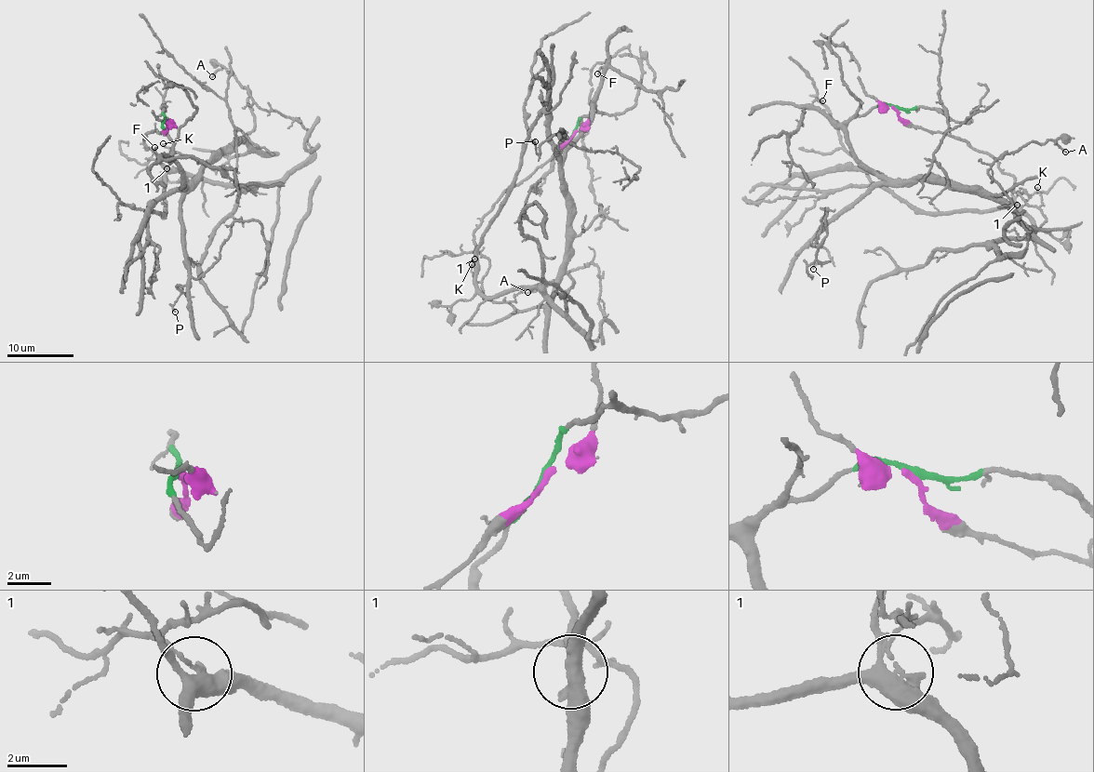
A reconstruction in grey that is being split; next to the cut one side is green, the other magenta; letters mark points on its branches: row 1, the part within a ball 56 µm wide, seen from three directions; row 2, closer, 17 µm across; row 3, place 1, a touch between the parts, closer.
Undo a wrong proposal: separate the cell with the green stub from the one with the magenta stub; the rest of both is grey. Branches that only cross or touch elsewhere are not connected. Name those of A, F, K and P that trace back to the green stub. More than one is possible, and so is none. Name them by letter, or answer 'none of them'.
F, K, P

